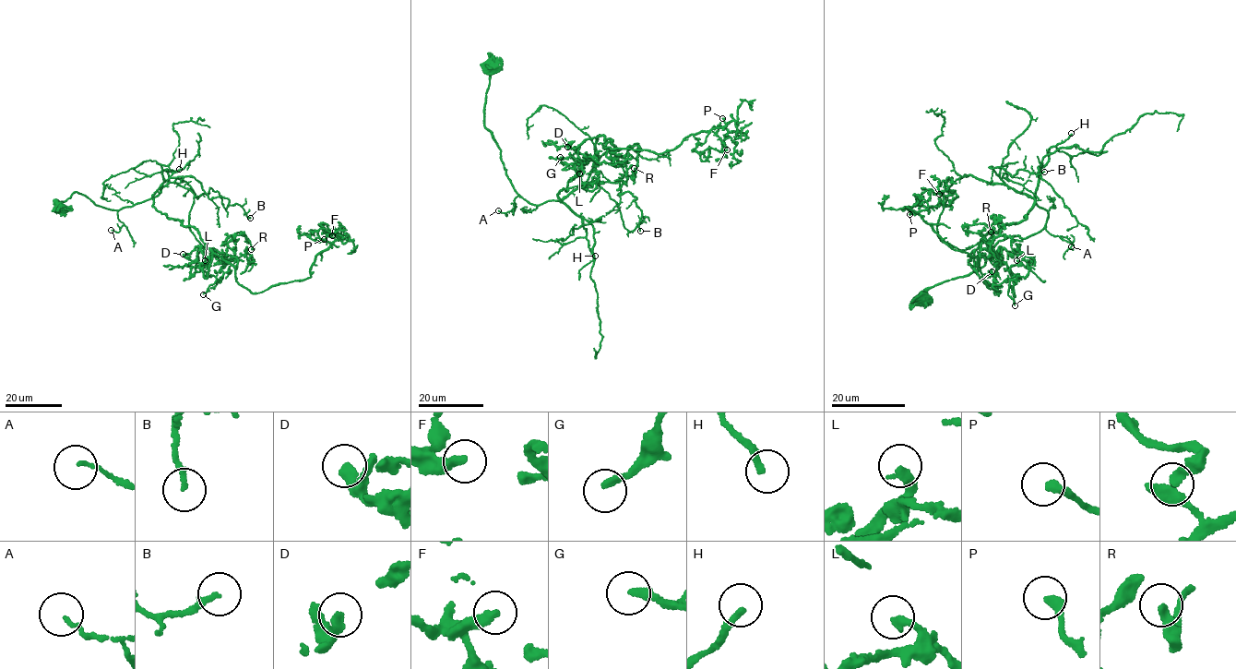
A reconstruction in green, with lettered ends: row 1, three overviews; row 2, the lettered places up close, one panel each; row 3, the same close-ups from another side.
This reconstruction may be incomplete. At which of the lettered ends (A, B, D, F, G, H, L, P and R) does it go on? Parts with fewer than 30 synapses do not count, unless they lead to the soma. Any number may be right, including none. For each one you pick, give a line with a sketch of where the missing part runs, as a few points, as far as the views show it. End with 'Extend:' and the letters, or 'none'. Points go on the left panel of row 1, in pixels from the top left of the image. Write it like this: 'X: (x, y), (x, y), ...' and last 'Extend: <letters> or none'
H: (179, 169), (179, 158), (175, 154), (173, 147), (175, 131), (189, 127), (183, 115), (178, 125)
Extend: H

